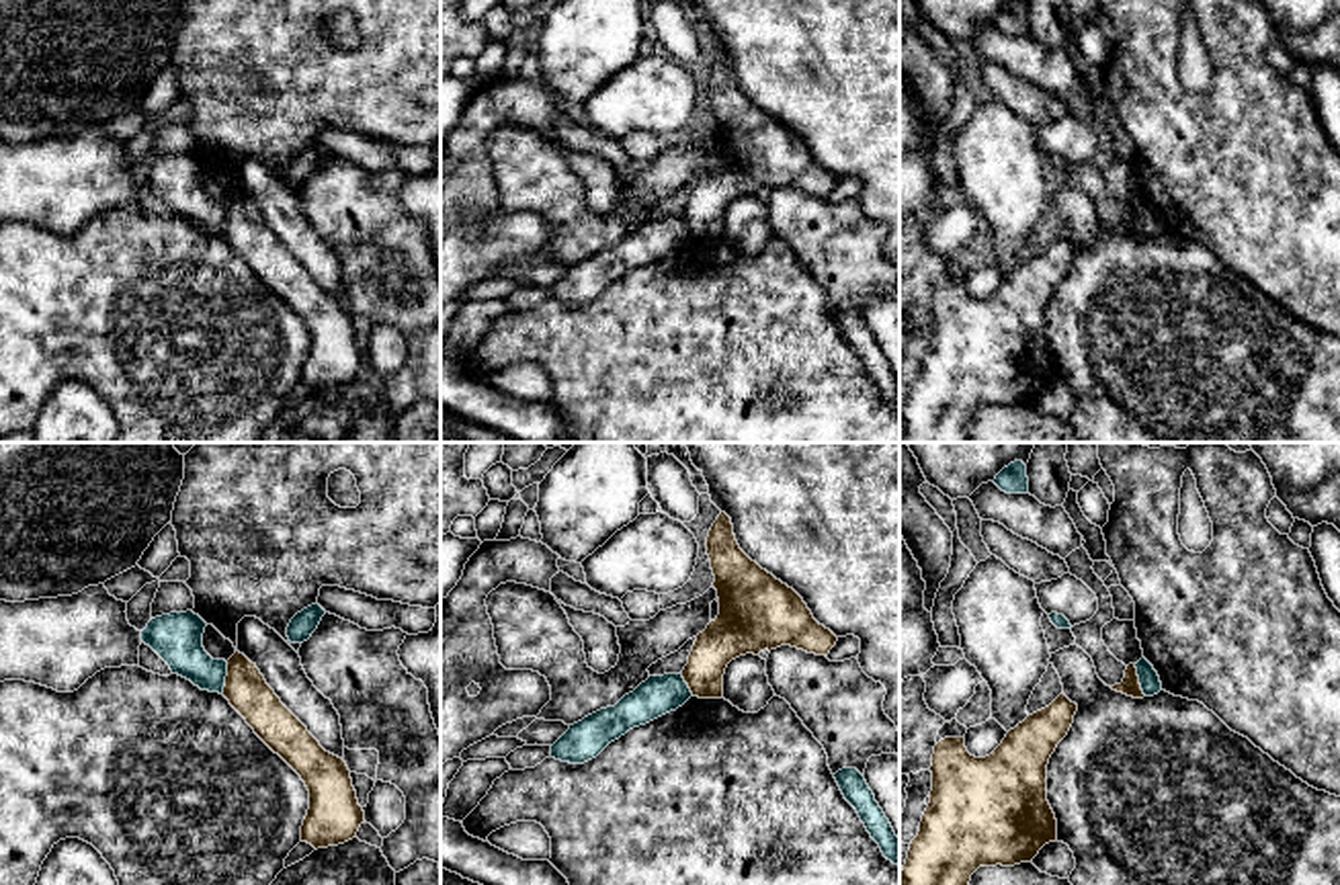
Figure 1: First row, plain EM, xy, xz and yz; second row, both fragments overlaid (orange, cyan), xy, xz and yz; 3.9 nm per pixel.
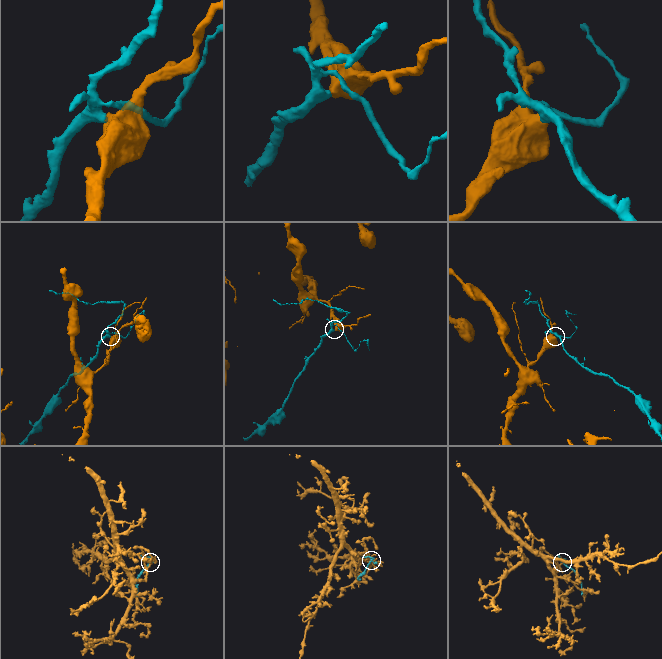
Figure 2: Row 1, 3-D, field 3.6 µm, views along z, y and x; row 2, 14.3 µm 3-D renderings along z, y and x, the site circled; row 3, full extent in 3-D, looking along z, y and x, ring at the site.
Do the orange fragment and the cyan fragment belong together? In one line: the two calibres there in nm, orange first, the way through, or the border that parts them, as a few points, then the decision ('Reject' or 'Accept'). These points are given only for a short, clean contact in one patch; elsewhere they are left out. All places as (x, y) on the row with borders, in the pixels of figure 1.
Thickness 160 nm (orange) against 200 nm. Boundary: xy (228, 662), (222, 693). Reject

